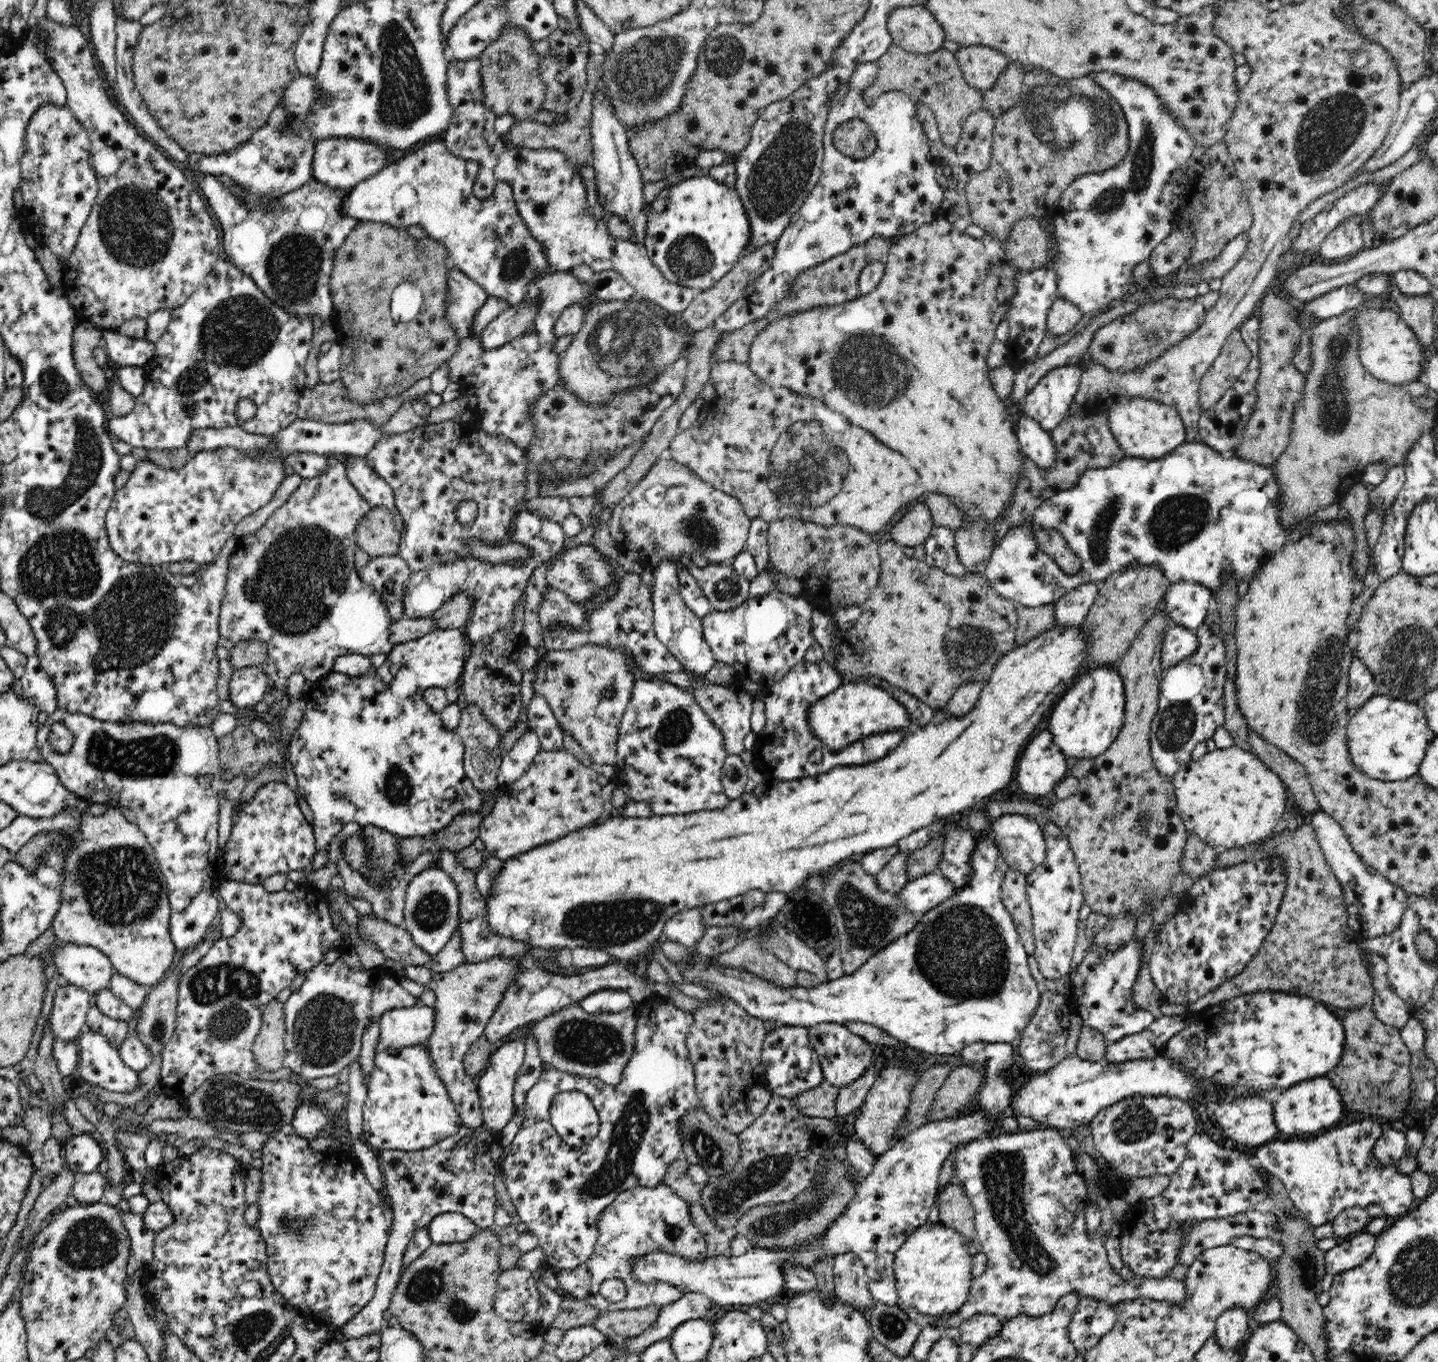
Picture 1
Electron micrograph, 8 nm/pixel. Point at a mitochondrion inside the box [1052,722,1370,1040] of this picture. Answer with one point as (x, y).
(1148, 888)

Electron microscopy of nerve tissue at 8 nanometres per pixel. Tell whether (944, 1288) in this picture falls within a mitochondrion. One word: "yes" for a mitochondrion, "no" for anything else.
no

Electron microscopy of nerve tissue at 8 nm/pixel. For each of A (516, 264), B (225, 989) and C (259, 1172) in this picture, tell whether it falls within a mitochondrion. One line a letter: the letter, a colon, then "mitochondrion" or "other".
A: mitochondrion
B: mitochondrion
C: other

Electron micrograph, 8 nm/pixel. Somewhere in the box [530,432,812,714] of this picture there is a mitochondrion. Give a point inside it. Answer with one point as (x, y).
(698, 528)

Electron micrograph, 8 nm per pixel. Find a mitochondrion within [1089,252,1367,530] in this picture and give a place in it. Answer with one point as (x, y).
(1333, 396)

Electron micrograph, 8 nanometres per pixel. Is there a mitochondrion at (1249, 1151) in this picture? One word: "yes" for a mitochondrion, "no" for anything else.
no

